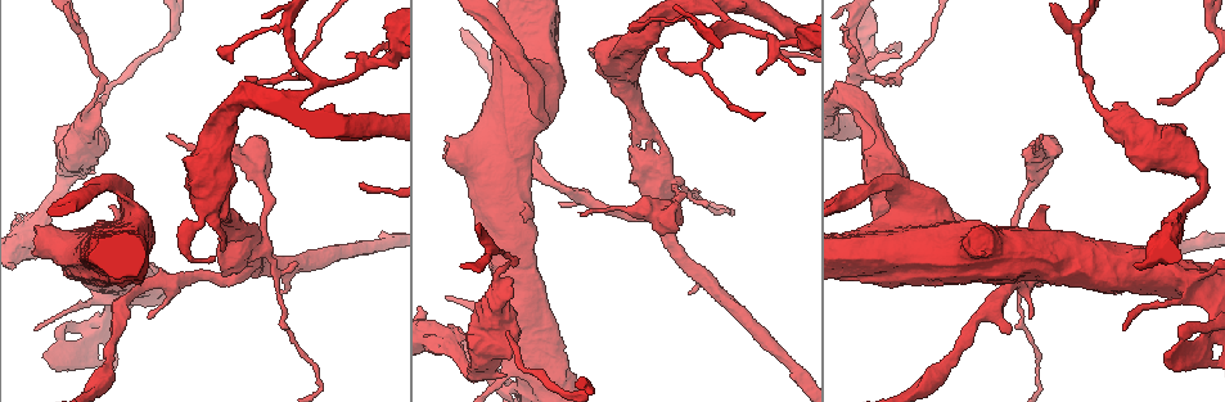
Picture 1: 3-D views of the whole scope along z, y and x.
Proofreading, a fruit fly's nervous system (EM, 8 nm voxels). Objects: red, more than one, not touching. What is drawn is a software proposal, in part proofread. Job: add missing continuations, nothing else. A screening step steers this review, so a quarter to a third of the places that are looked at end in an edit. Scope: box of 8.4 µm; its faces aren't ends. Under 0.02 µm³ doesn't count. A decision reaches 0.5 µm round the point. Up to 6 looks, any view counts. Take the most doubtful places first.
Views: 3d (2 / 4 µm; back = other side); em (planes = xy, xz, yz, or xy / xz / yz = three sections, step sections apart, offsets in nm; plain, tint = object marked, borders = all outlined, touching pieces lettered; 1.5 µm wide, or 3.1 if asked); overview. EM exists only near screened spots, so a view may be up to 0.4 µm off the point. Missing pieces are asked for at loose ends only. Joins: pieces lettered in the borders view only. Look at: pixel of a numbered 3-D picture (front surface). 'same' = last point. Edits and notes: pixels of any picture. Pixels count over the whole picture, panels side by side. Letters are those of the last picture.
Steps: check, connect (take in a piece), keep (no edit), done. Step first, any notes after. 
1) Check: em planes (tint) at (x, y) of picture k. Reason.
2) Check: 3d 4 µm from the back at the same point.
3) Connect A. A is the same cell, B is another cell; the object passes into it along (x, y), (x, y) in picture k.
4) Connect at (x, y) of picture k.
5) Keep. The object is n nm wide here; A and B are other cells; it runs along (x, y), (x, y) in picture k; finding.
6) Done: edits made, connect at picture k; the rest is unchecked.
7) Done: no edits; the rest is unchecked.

Check: em xz step 8 (borders) at (348, 57) of picture 1. Tapers out.

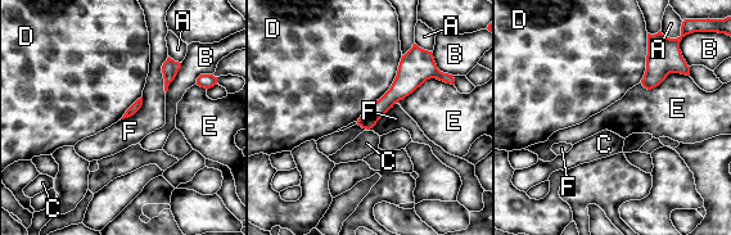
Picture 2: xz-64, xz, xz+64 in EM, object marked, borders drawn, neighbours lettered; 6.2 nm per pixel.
Check: em planes (borders) at the same point. Cut it another way.

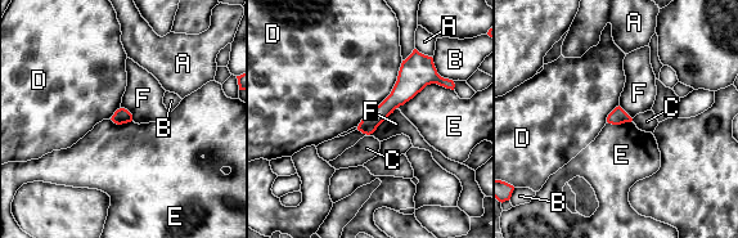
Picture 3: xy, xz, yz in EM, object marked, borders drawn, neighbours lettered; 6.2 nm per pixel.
Keep. The longest contact is with D, 500 nm; A, B, C, D, E and F are other cells; it runs along (436, 80), (415, 79), (361, 128) in picture 3; none of them fits.

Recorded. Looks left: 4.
Check: em planes (borders) at (282, 292) of picture 1. Branch stops here.

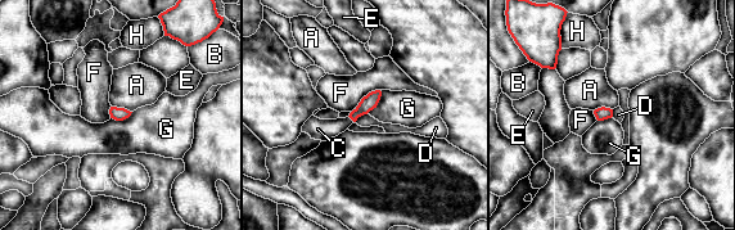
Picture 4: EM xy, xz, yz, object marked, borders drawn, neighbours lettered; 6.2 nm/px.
Keep. A, B, C, D, E, F, G and H are other cells; none of them fits.

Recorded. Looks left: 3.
Check: 3d 2 µm at (110, 205) of picture 1. Branch stops here.

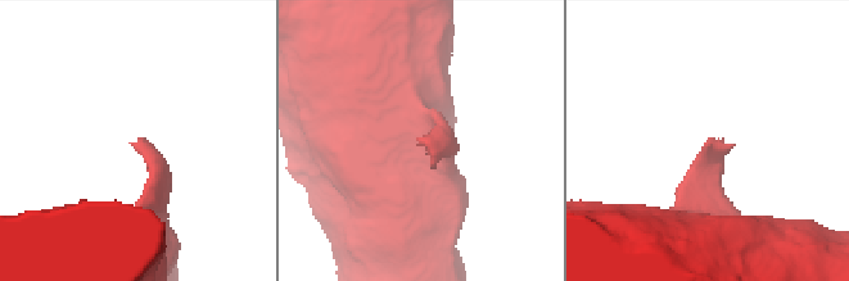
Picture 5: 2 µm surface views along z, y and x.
Check: em yz step 4 (borders) at (711, 143) of picture 5. Need the tissue.

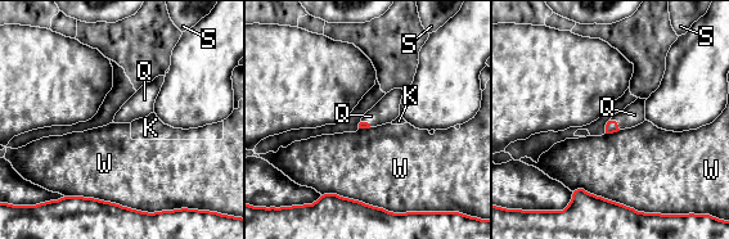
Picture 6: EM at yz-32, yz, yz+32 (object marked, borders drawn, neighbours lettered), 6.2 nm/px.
Check: em planes (borders) at the same point. Another direction.

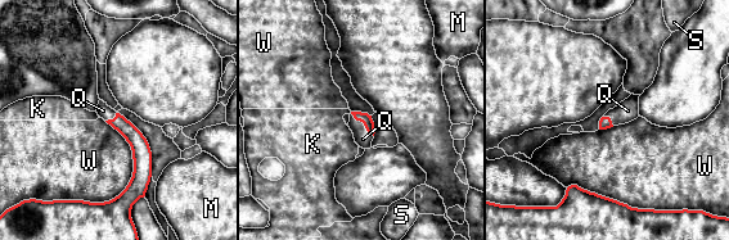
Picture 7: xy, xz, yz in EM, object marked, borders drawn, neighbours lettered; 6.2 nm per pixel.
Connect Q. Q is the same cell, K, M, S and W are other cells; it goes on there.

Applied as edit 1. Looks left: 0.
Done: edits made, connect at picture 7; the rest is unchecked.

